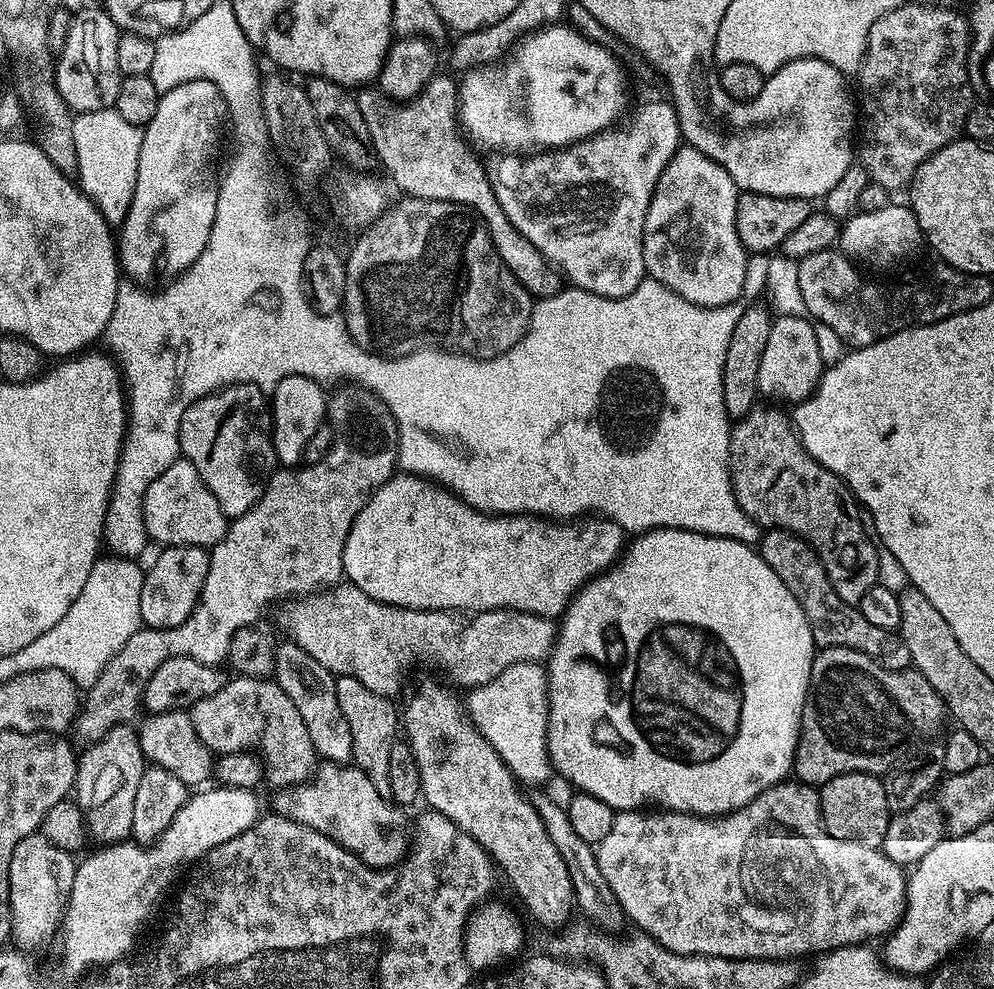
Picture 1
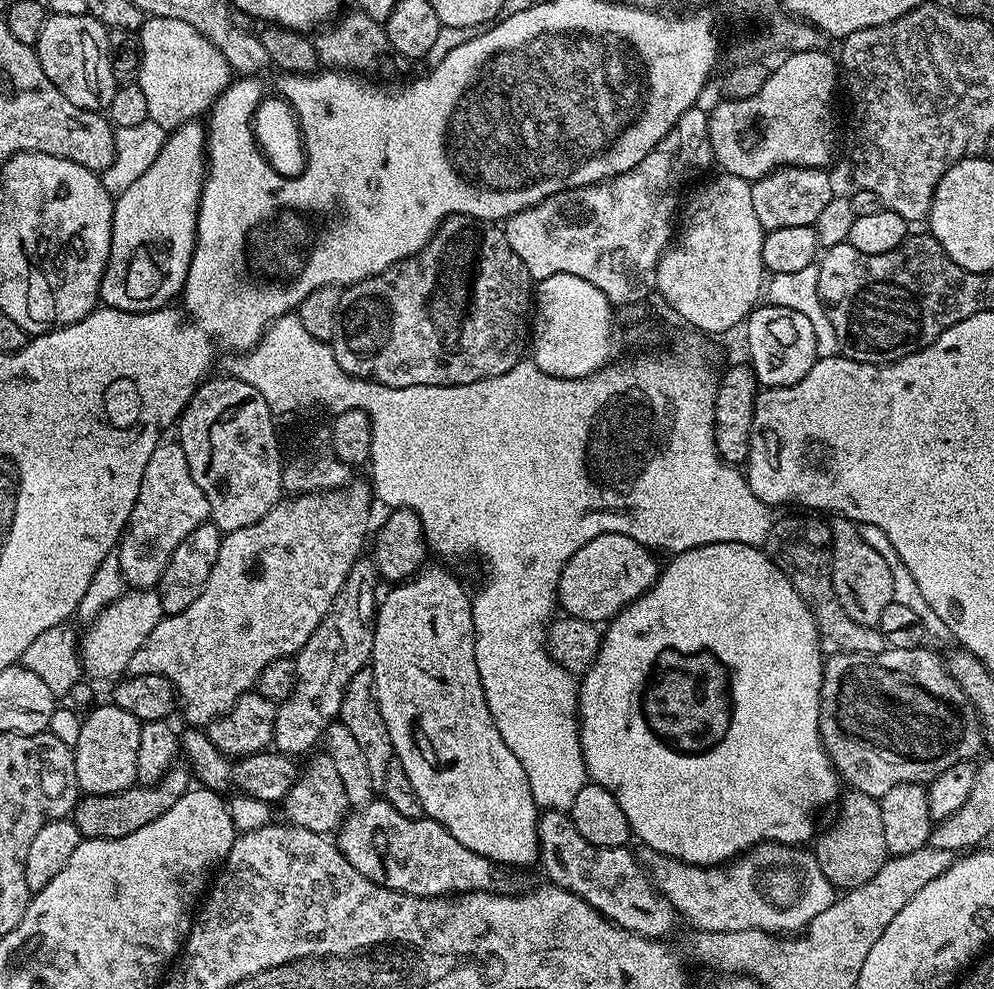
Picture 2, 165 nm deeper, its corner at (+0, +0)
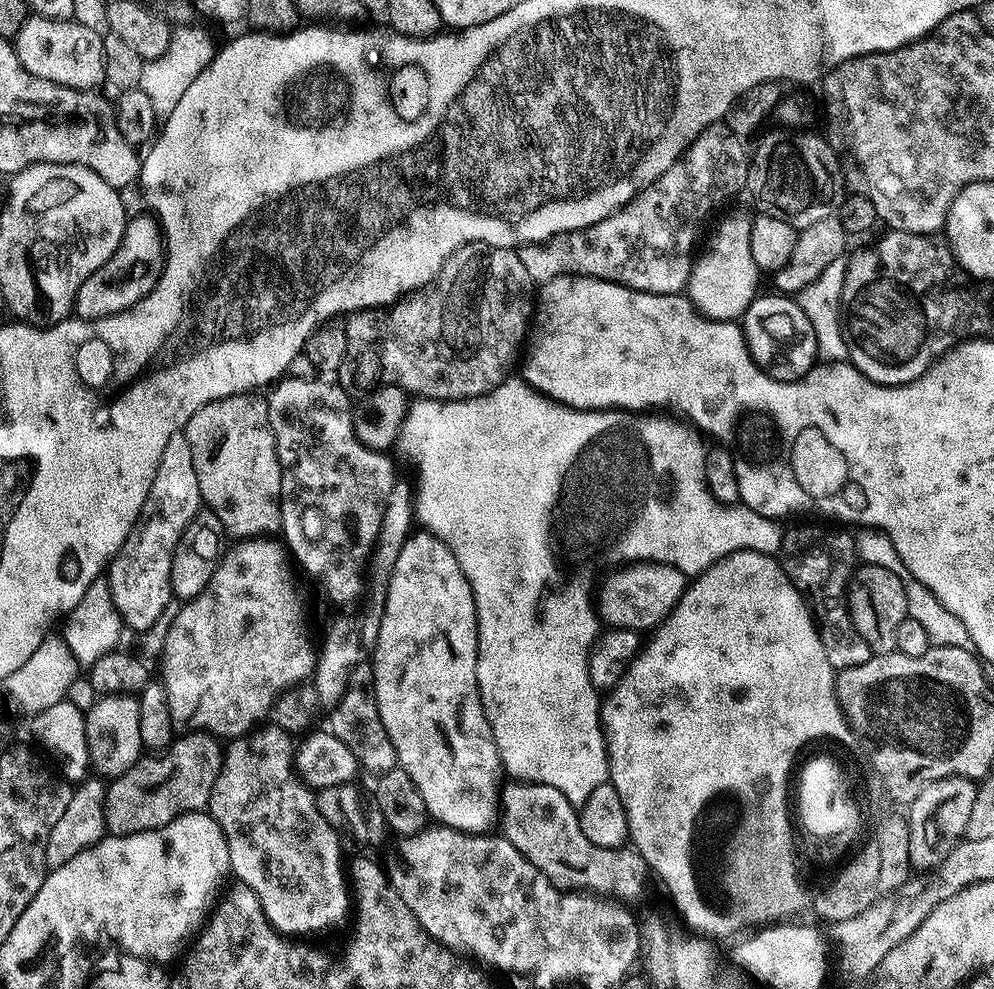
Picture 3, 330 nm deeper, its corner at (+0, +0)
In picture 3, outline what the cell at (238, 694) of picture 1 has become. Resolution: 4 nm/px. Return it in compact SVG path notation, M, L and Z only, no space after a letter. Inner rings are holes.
M268 722L263 726L257 727L255 730L231 741L232 745L224 748L224 765L218 774L218 782L214 782L214 790L210 794L210 802L207 811L222 826L222 834L226 838L226 846L230 850L230 872L239 883L247 885L248 888L254 890L254 894L258 898L258 902L262 906L262 910L266 914L268 921L272 923L272 927L277 932L289 938L308 938L311 932L324 932L327 928L336 928L344 919L349 919L350 909L353 907L354 900L350 895L350 884L346 879L346 860L344 864L344 852L341 839L335 830L326 822L326 818L322 816L316 801L317 793L309 788L303 780L296 774L296 766L294 763L294 740L286 730L282 730L277 724Z

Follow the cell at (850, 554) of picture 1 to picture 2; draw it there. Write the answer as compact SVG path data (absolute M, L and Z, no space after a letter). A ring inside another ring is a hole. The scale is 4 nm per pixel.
M836 516L831 521L832 529L832 581L834 590L840 594L840 605L854 622L869 626L879 625L882 610L890 606L894 594L894 578L890 566L882 559L882 554L866 542L863 531L855 520Z

